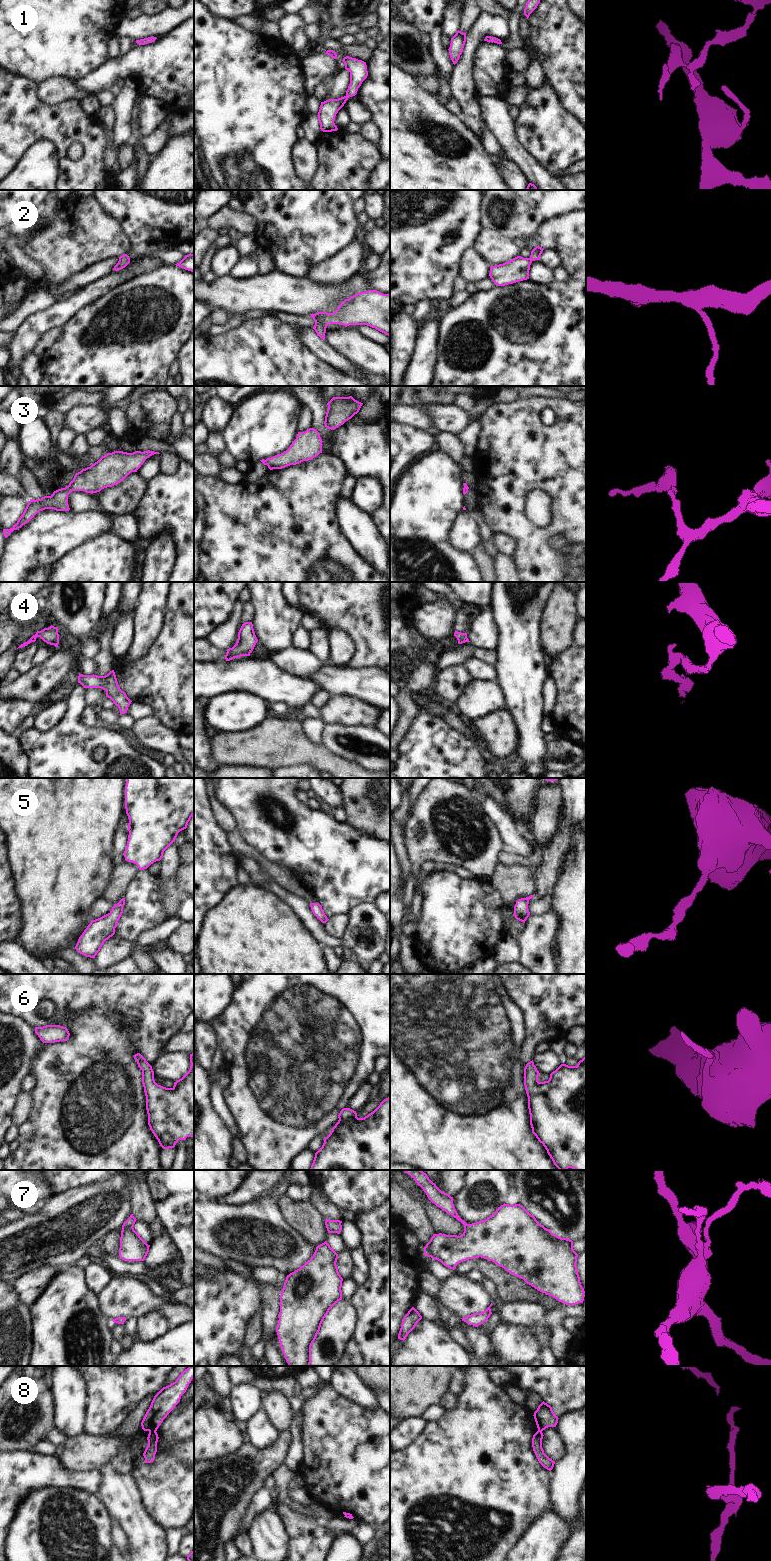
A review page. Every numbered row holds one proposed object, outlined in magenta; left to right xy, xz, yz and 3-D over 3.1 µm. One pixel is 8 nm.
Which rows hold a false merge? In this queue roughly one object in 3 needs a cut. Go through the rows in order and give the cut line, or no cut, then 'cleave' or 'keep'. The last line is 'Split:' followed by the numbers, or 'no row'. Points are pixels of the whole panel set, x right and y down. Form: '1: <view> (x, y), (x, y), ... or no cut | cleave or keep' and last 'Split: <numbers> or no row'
1: no cut | keep
2: no cut | keep
3: no cut | keep
4: no cut | keep
5: no cut | keep
6: no cut | keep
7: no cut | keep
8: xy (149, 1430), (155, 1431) | cleave
Split: 8

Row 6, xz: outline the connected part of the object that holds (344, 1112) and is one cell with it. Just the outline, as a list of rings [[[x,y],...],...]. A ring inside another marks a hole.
[[[390,1096],[364,1118],[343,1108],[310,1170],[390,1170]]]

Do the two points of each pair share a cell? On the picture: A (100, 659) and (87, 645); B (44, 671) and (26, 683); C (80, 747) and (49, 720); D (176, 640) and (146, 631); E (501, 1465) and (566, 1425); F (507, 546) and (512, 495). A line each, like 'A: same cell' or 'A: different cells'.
A: different cells
B: same cell
C: different cells
D: different cells
E: different cells
F: different cells

